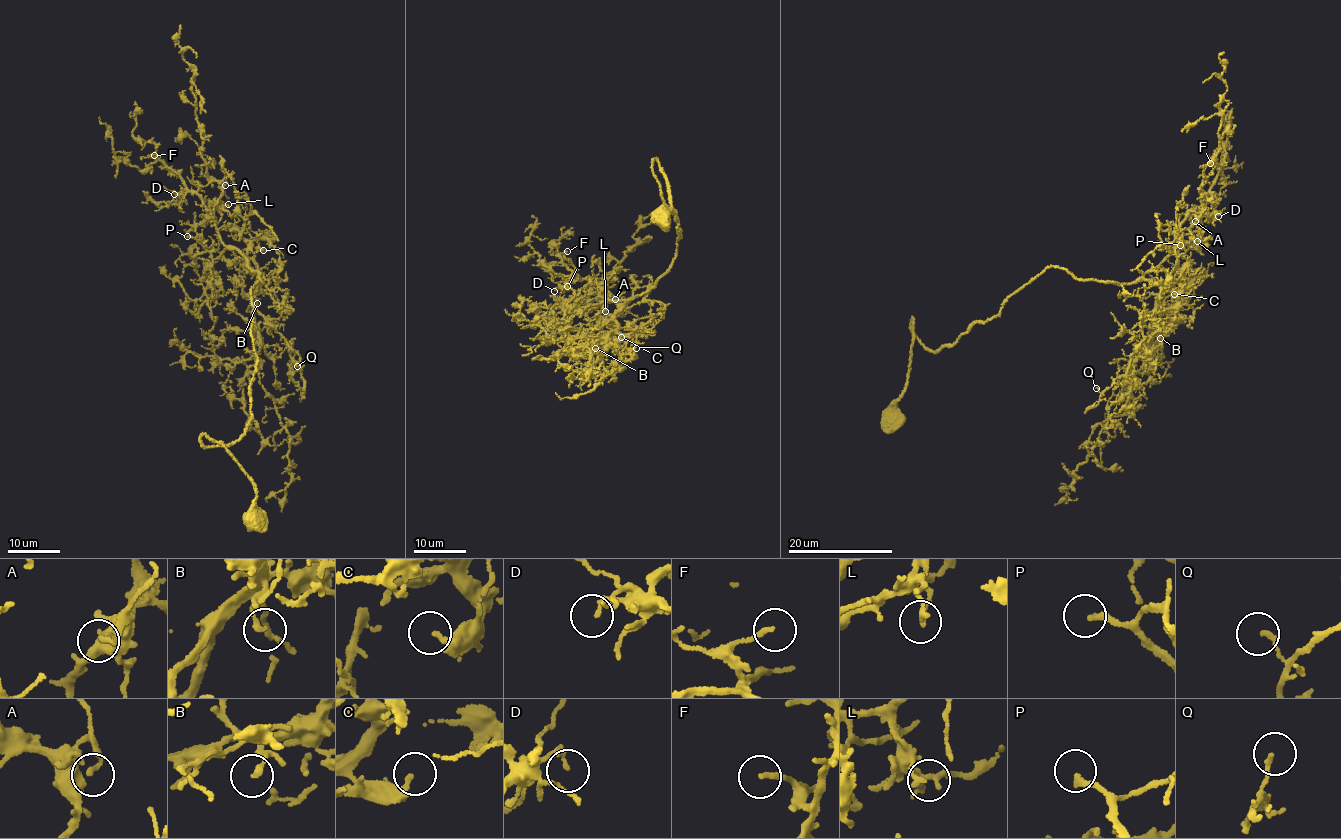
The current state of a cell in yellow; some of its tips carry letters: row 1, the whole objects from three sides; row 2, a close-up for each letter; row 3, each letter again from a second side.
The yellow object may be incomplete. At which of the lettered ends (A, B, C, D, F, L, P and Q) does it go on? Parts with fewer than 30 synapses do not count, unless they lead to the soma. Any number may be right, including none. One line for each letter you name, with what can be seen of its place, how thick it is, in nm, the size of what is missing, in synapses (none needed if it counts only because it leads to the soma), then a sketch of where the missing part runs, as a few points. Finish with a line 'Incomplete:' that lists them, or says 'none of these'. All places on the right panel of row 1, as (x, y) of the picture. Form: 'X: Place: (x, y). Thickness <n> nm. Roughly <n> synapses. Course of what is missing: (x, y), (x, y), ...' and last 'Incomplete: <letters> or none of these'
P: Place: (1180, 245). Thickness 200 nm. Roughly 110 synapses. Course of what is missing: (1180, 245), (1197, 243), (1198, 225), (1205, 214), (1215, 222)
Incomplete: P

